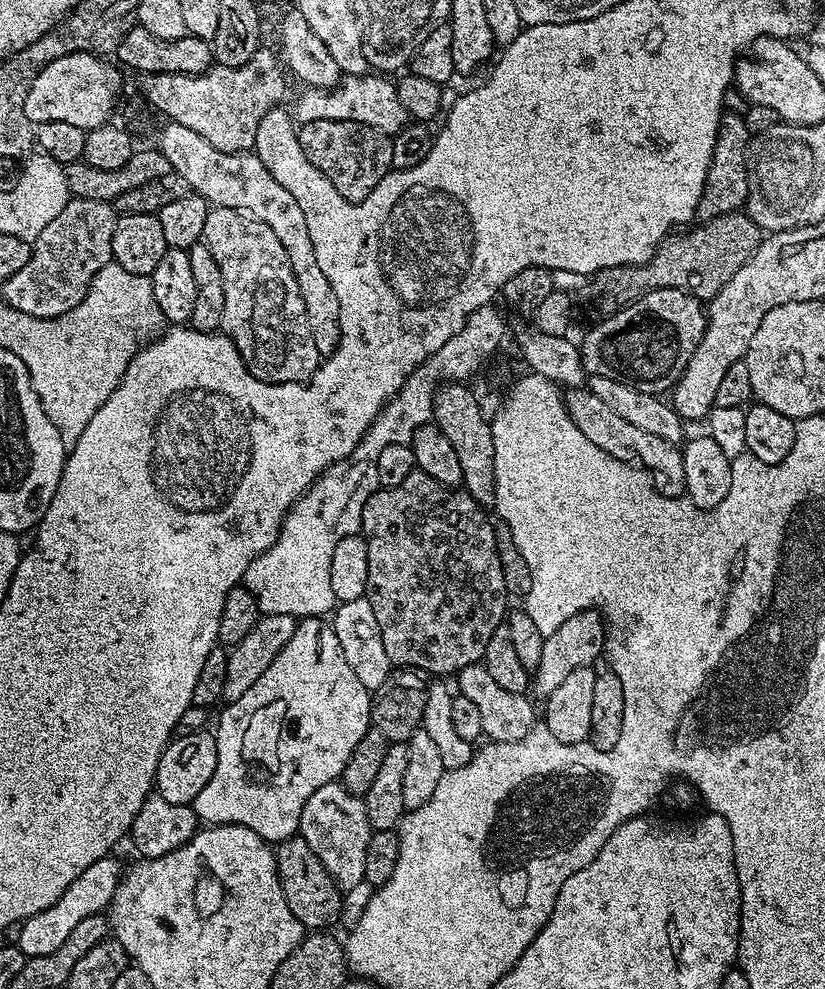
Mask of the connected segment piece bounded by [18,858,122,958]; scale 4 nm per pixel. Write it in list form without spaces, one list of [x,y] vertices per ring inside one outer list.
[[[112,859],[99,860],[94,862],[94,866],[90,866],[90,870],[82,870],[82,874],[78,874],[74,882],[70,882],[70,886],[62,894],[62,898],[54,902],[54,906],[46,906],[46,910],[34,914],[19,925],[18,947],[24,957],[41,956],[58,950],[58,946],[62,946],[62,942],[74,931],[74,926],[78,926],[78,922],[84,921],[87,916],[101,915],[107,909],[114,898],[113,891],[118,890],[122,875],[119,862]]]

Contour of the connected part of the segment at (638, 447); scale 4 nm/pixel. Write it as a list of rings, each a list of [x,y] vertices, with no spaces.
[[[583,387],[567,389],[563,397],[574,426],[578,426],[578,430],[582,430],[582,434],[586,434],[586,438],[590,438],[594,446],[598,446],[598,450],[606,450],[606,454],[618,458],[624,464],[641,464],[644,471],[652,477],[652,487],[663,496],[685,495],[684,454],[677,445],[666,442],[666,438],[658,438],[655,434],[646,434],[646,430],[626,422],[626,418],[614,414],[614,410],[610,410],[610,406],[602,402],[602,398],[593,396]]]

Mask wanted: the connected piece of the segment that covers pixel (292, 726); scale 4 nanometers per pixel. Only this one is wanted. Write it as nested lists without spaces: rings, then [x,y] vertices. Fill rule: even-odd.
[[[319,616],[301,619],[296,626],[296,636],[290,638],[290,642],[286,642],[286,646],[282,646],[282,650],[276,655],[274,662],[270,662],[270,666],[266,666],[262,678],[258,678],[258,682],[254,682],[254,686],[250,686],[250,690],[246,690],[246,694],[242,694],[242,698],[231,701],[228,709],[221,714],[216,728],[214,724],[214,735],[218,746],[218,766],[214,778],[210,778],[210,782],[206,782],[202,794],[198,794],[198,798],[194,798],[192,803],[192,811],[196,813],[197,821],[208,826],[214,824],[246,826],[250,830],[254,830],[254,834],[258,834],[269,842],[290,839],[291,836],[299,833],[302,808],[309,801],[310,794],[314,794],[314,790],[318,790],[318,786],[326,786],[339,781],[346,762],[350,762],[350,754],[354,754],[354,746],[358,746],[358,742],[362,742],[371,722],[372,696],[368,688],[362,686],[362,682],[358,682],[354,670],[350,670],[350,666],[346,662],[346,654],[342,654],[342,646],[338,646],[338,634],[334,634],[331,623]]]

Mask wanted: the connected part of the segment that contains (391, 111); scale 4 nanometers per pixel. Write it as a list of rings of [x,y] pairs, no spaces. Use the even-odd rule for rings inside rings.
[[[384,74],[344,76],[335,88],[305,87],[303,91],[290,107],[290,115],[297,125],[319,120],[353,120],[391,138],[401,132],[410,120],[402,108],[402,102],[398,102],[395,83]]]

